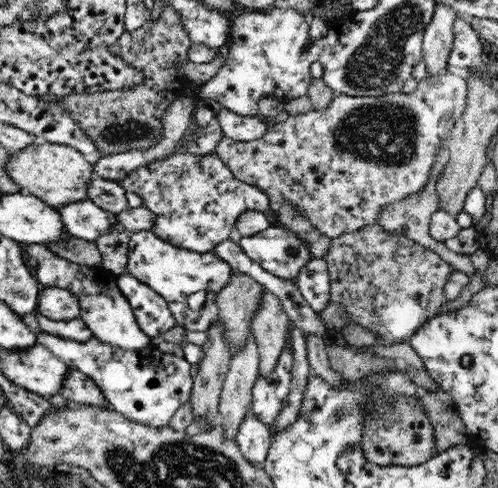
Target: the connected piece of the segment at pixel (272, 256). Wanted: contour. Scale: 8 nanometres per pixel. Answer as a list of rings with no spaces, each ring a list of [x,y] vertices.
[[[286,226],[266,228],[248,238],[242,236],[238,243],[266,272],[292,284],[296,284],[300,268],[312,259],[310,247]]]

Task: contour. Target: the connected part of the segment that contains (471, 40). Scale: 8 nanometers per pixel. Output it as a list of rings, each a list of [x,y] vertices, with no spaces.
[[[456,18],[453,24],[454,29],[454,40],[453,40],[453,48],[452,52],[450,52],[450,56],[448,56],[448,64],[446,64],[446,71],[447,67],[450,66],[457,66],[460,68],[470,68],[474,66],[477,62],[480,62],[480,58],[482,52],[482,42],[480,42],[480,35],[476,30],[472,29],[472,25],[470,23],[464,21],[463,19]]]

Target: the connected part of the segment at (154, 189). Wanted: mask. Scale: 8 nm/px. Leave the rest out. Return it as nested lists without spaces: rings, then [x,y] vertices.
[[[174,152],[164,160],[154,160],[136,168],[119,184],[126,192],[142,197],[142,206],[156,215],[152,232],[160,239],[194,252],[210,252],[214,246],[228,239],[236,218],[242,212],[268,212],[268,193],[239,178],[213,152],[193,155]]]

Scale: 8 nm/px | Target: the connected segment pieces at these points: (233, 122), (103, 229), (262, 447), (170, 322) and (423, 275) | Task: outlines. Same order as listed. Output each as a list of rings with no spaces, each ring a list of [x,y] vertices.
[[[221,106],[217,114],[223,136],[232,140],[248,141],[258,140],[266,134],[268,126],[258,116],[242,116]]]
[[[90,198],[56,209],[71,236],[90,242],[94,242],[98,236],[106,234],[114,224],[119,223],[115,213],[108,213]]]
[[[251,408],[240,425],[236,441],[241,454],[250,464],[261,466],[268,456],[273,440],[272,427],[262,424],[252,414]]]
[[[126,272],[118,275],[118,288],[133,309],[137,324],[151,339],[177,326],[166,300],[155,290]]]
[[[378,223],[333,238],[332,244],[330,244],[330,250],[326,252],[324,260],[327,264],[328,274],[330,275],[331,303],[344,306],[346,311],[351,315],[352,323],[358,323],[358,325],[366,327],[369,331],[379,336],[380,342],[383,344],[390,343],[391,345],[400,345],[400,343],[409,342],[411,337],[414,336],[425,323],[428,323],[428,320],[431,320],[433,316],[439,314],[440,307],[448,301],[447,287],[449,277],[455,270],[452,265],[442,260],[442,257],[438,256],[438,253],[418,244],[416,241],[404,235],[389,233]]]

